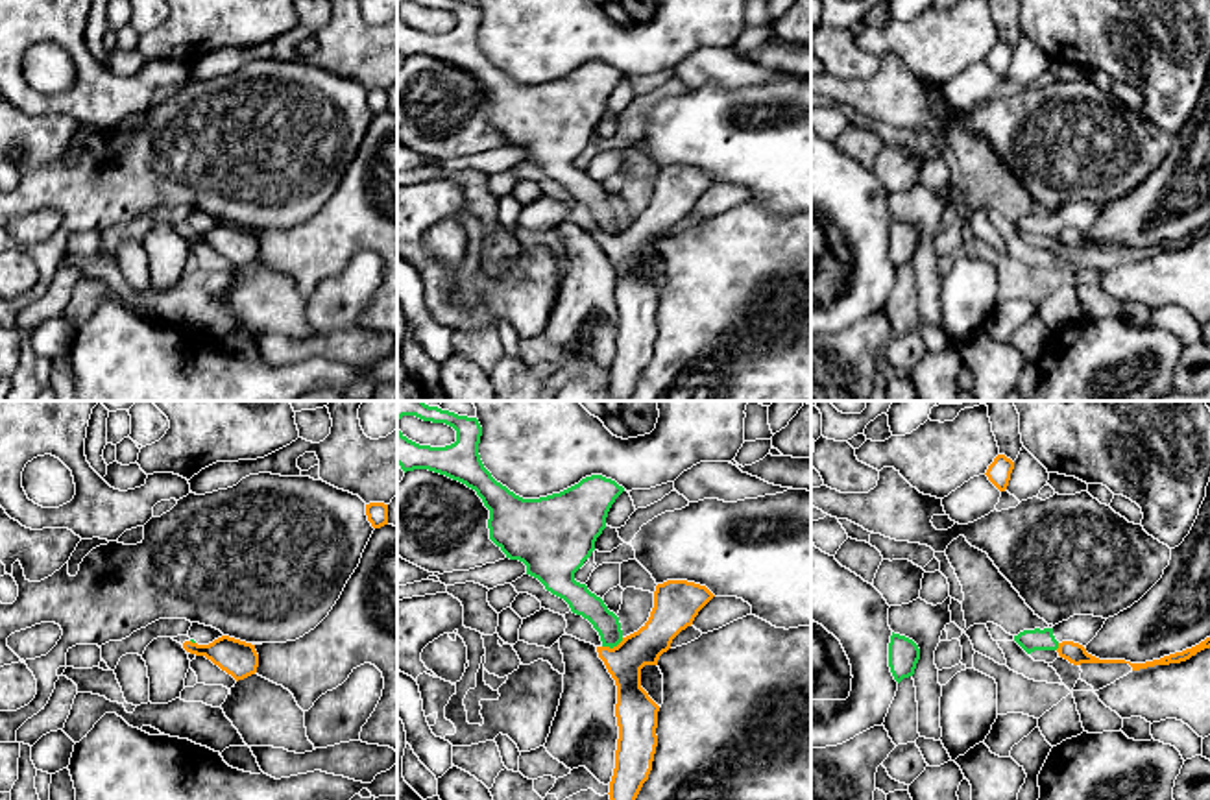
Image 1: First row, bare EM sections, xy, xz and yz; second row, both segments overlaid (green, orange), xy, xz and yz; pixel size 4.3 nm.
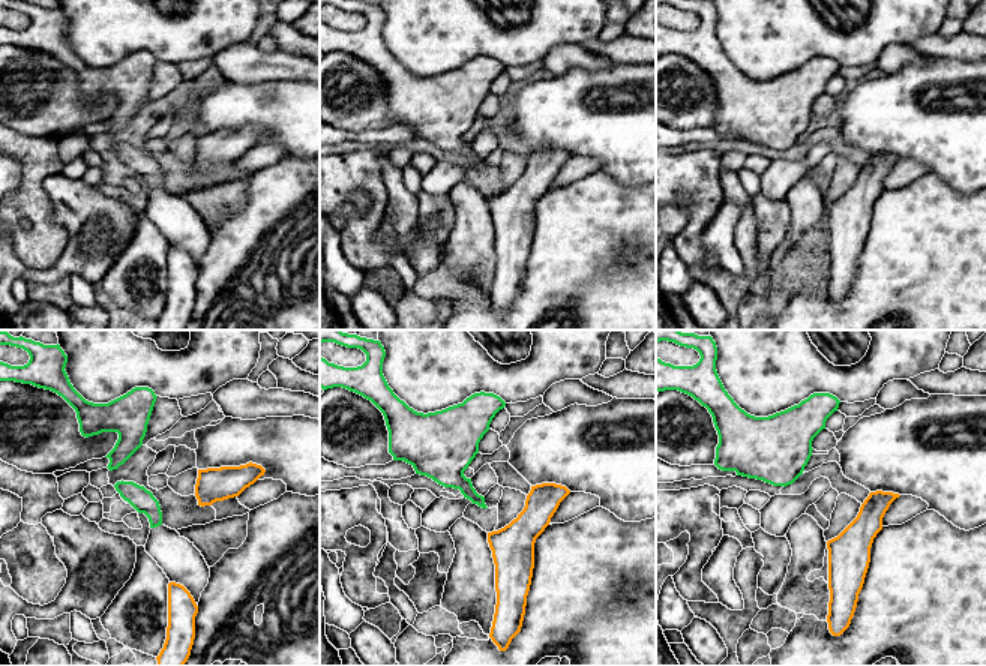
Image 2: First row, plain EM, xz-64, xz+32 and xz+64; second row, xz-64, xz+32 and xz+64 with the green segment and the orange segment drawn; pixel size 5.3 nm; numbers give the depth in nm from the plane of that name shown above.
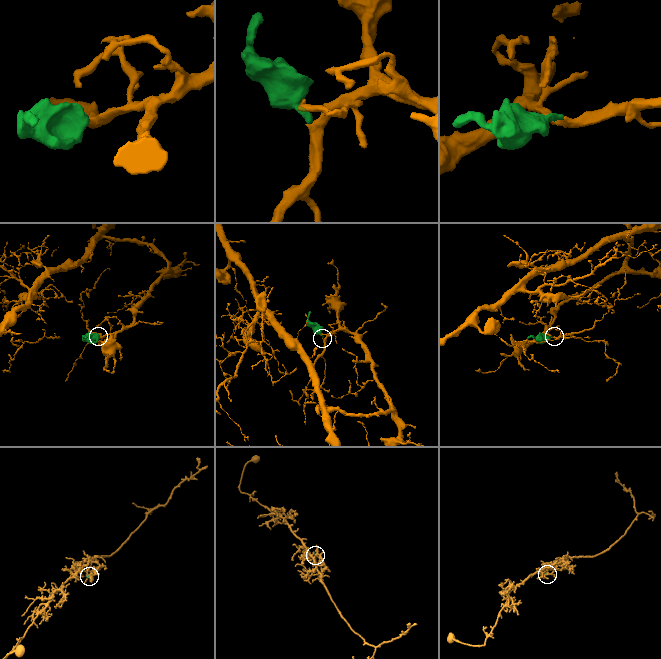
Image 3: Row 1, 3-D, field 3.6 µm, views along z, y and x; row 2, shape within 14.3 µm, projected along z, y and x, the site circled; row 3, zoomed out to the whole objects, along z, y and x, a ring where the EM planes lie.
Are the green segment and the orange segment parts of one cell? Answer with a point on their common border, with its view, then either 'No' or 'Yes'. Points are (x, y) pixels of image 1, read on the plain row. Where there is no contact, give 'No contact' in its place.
Touches green at xz (612, 233). No

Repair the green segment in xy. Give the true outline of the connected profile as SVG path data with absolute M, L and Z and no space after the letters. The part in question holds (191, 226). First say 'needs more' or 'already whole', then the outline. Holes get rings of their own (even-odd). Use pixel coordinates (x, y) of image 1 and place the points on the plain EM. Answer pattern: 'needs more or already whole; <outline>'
needs more; M192 209L192 212L188 216L190 227L198 229L198 231L209 231L222 222L224 220L220 216L216 216L212 212L200 211L200 209Z

